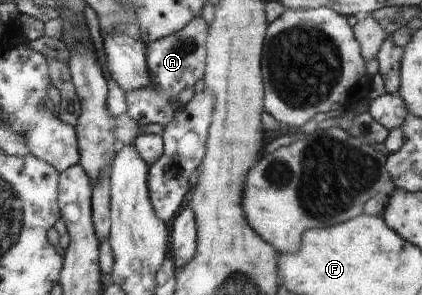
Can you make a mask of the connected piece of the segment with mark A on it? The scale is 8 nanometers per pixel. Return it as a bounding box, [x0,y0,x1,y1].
[124,16,210,127]

